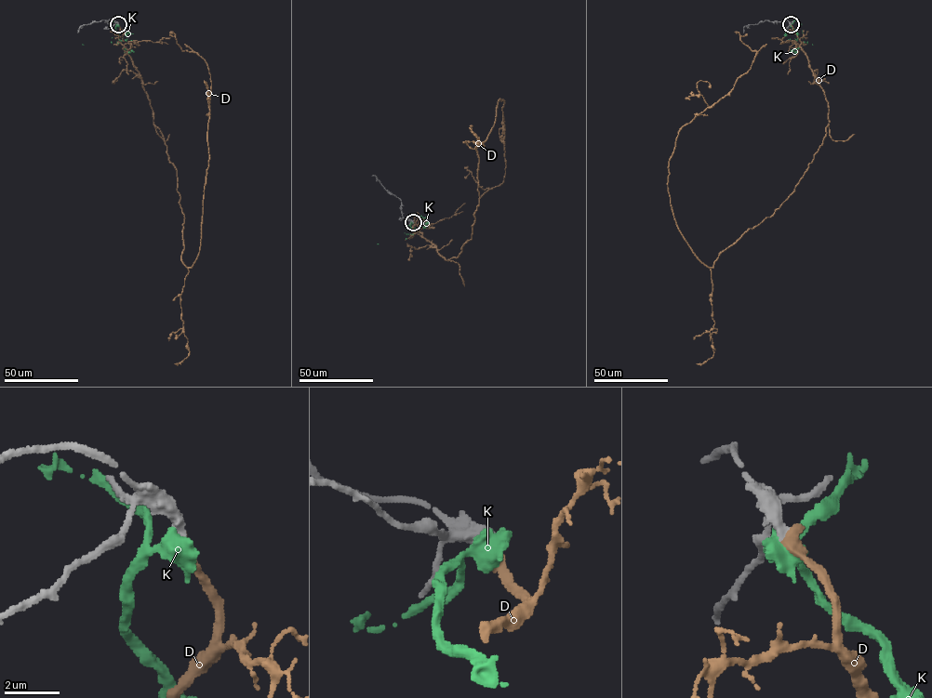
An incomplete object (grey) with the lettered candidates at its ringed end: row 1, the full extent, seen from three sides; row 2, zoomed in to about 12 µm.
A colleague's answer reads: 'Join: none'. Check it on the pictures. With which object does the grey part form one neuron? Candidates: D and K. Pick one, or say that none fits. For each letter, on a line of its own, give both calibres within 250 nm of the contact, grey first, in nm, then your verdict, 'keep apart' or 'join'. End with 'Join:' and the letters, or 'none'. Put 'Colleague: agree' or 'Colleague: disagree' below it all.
D: 460 nm thick on the grey side, 480 nm on the other; join
K: 480 nm thick on the grey side, 500 nm on the other; keep apart
Join: D
Colleague: disagree

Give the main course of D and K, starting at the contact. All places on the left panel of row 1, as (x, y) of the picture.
D: (118, 24), (176, 170), (181, 260), (190, 268), (201, 242), (211, 80), (206, 61), (169, 32)
K: (118, 24), (115, 26), (117, 43), (83, 44)

